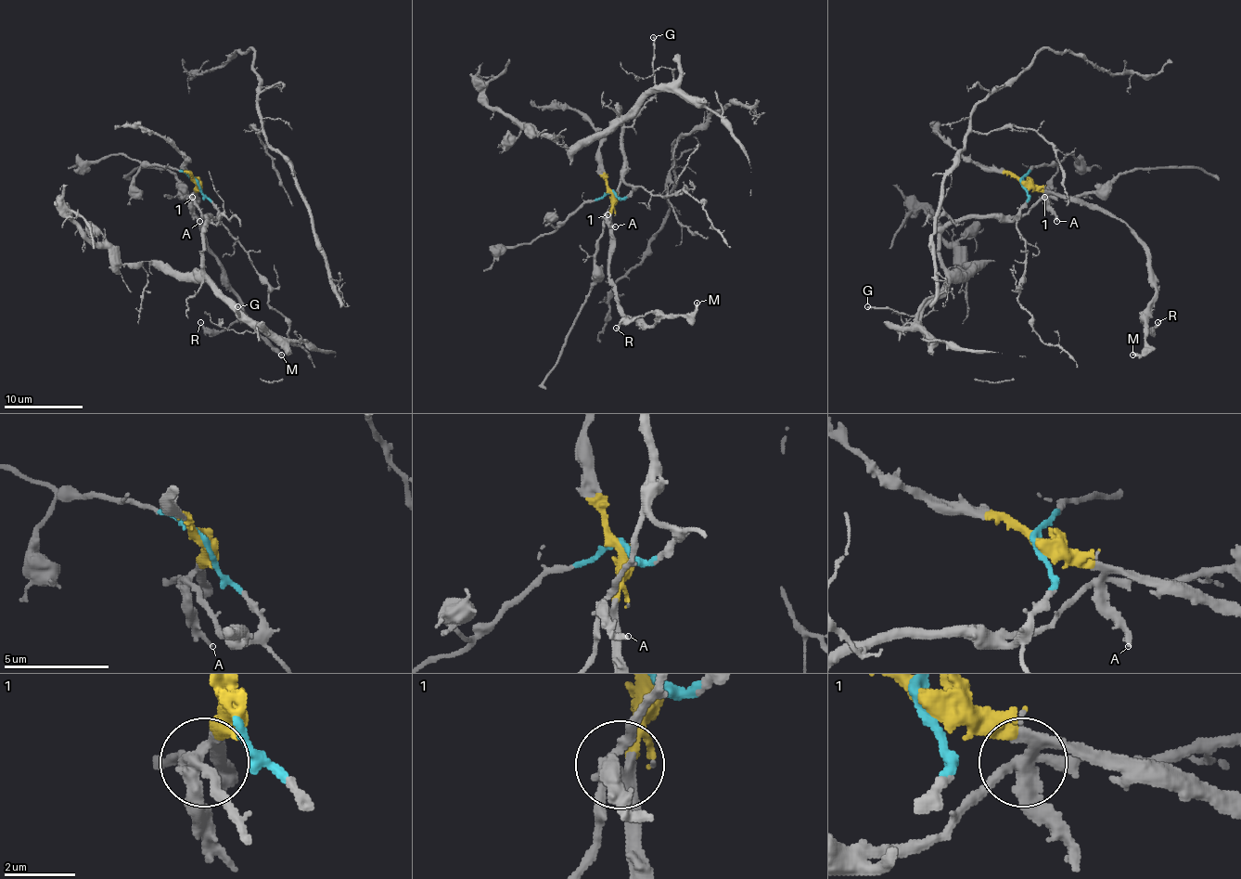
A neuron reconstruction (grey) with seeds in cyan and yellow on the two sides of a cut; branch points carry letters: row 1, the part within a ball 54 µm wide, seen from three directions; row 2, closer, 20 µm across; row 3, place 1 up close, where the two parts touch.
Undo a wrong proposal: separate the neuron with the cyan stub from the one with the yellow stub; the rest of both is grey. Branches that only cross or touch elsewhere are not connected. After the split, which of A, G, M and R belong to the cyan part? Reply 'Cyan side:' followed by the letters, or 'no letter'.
Cyan side: G

